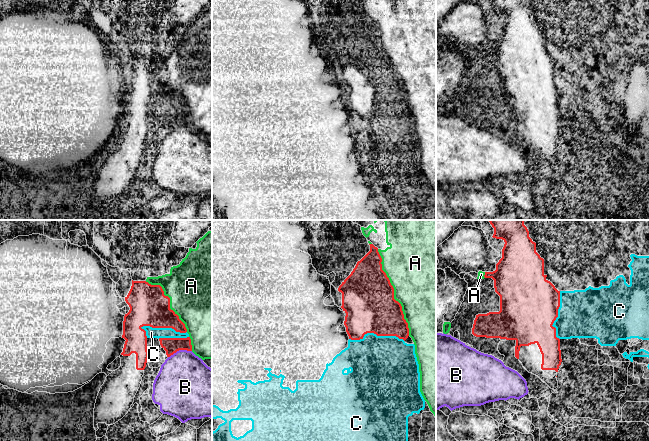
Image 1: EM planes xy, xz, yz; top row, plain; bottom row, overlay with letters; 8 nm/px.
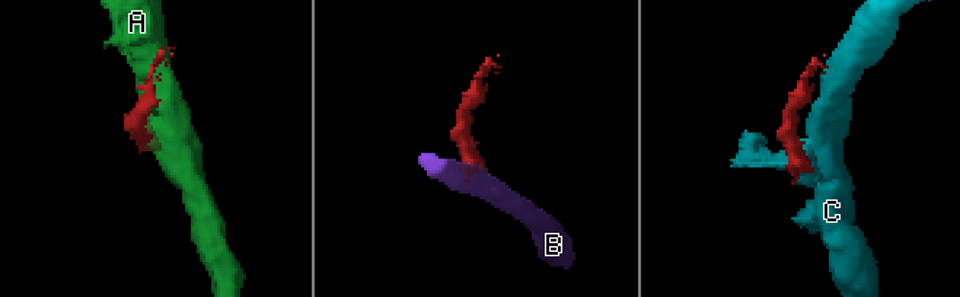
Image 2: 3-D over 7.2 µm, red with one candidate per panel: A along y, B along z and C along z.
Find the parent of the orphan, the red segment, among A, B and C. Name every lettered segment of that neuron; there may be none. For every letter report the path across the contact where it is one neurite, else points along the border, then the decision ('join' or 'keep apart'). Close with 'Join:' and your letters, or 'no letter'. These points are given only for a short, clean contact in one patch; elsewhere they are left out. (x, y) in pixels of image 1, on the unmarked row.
A: keep apart
B: keep apart
C: keep apart
Join: no letter

